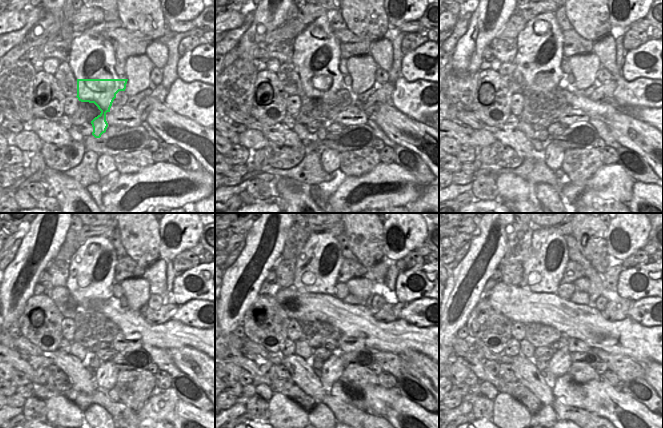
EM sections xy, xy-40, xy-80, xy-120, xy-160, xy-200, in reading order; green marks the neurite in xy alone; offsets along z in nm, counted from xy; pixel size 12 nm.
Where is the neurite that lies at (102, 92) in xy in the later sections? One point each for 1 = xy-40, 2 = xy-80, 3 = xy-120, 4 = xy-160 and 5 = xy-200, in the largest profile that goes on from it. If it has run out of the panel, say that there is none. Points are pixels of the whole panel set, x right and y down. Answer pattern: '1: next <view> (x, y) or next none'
1: next xy-40 (313, 88)
2: next xy-80 (555, 84)
3: next xy-120 (95, 362)
4: next xy-160 (317, 363)
5: next xy-200 (540, 365)

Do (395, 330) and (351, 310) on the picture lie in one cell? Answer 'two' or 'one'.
one

